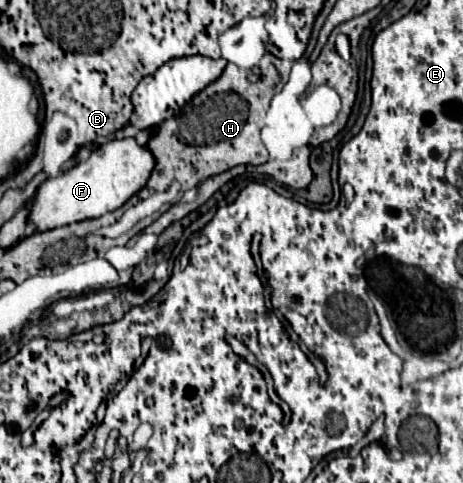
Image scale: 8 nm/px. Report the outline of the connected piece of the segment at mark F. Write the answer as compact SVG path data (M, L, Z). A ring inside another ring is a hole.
M135 138L109 140L107 144L101 144L99 148L95 148L83 164L77 164L75 168L67 170L57 180L47 178L39 186L29 206L31 208L29 222L35 224L39 232L43 232L71 222L97 218L105 212L117 210L147 184L155 164L157 162L153 154L149 154L149 148L139 146Z

